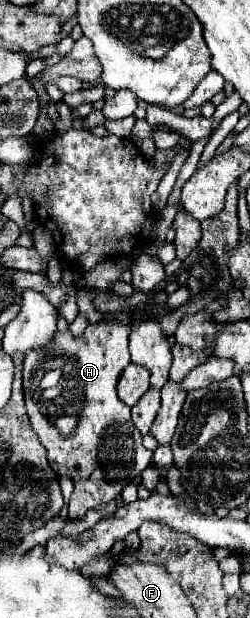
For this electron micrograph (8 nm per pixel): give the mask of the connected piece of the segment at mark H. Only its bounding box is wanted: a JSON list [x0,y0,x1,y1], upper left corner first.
[22,318,152,522]

